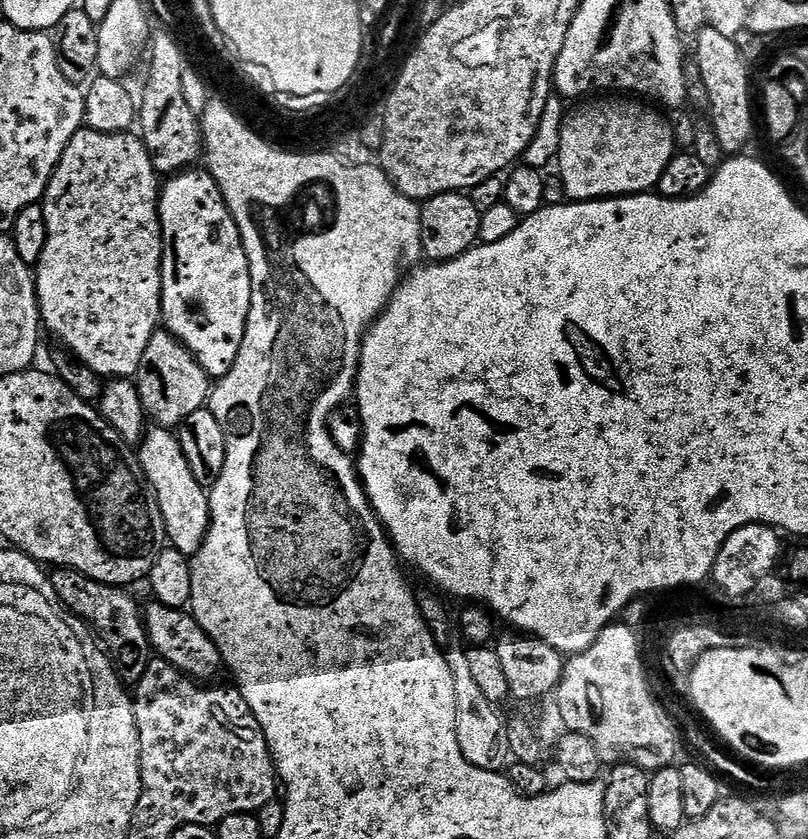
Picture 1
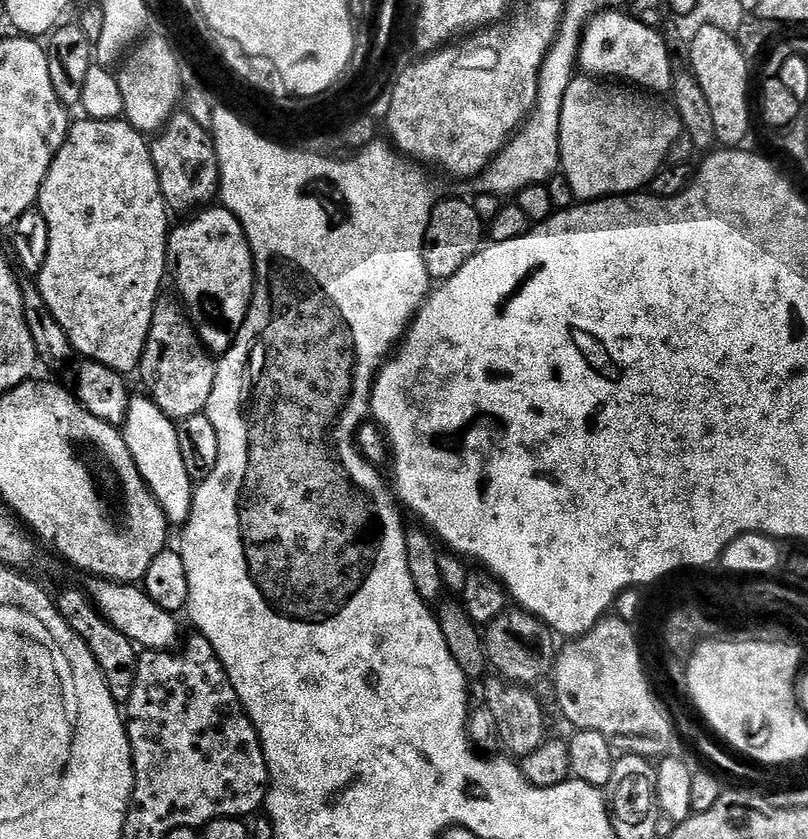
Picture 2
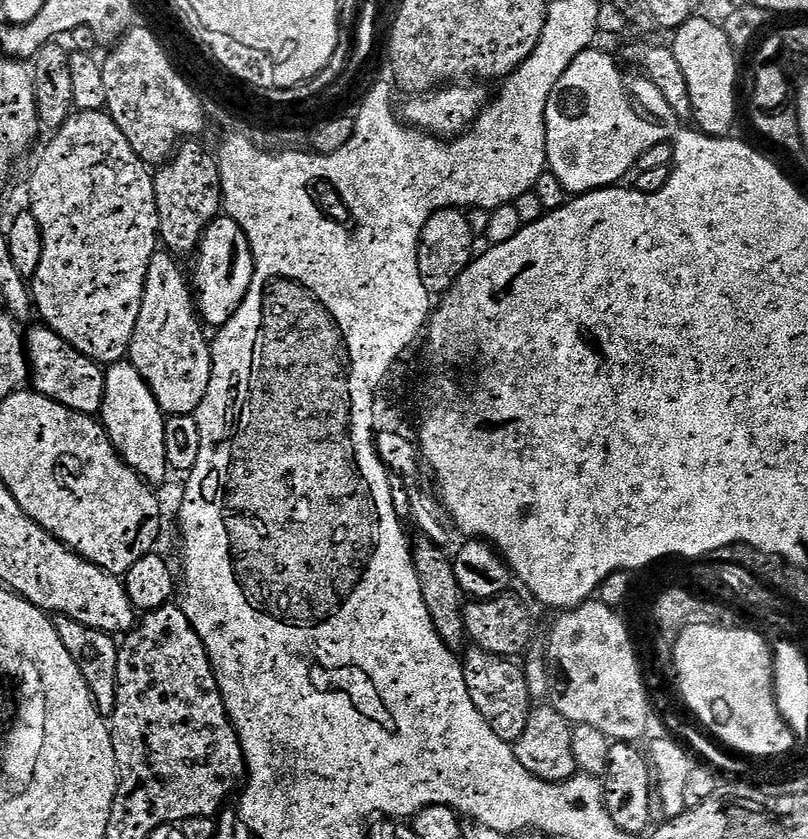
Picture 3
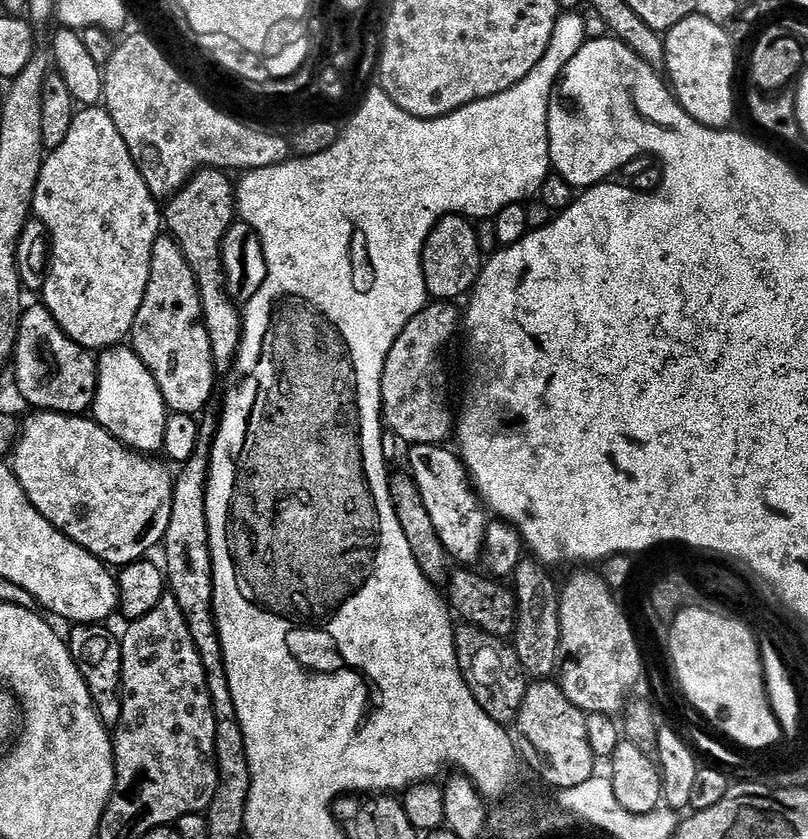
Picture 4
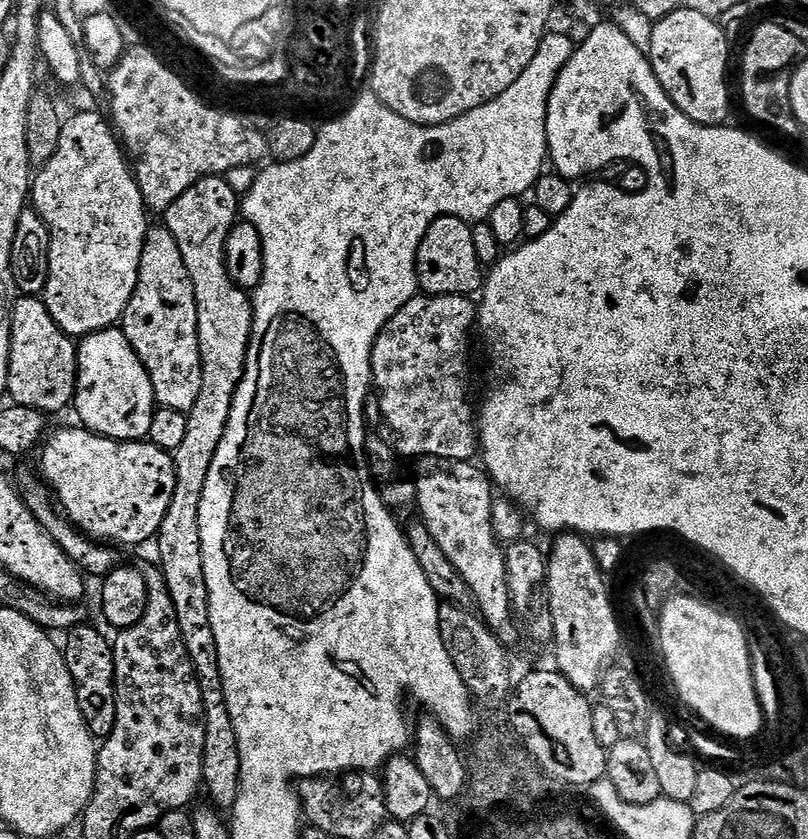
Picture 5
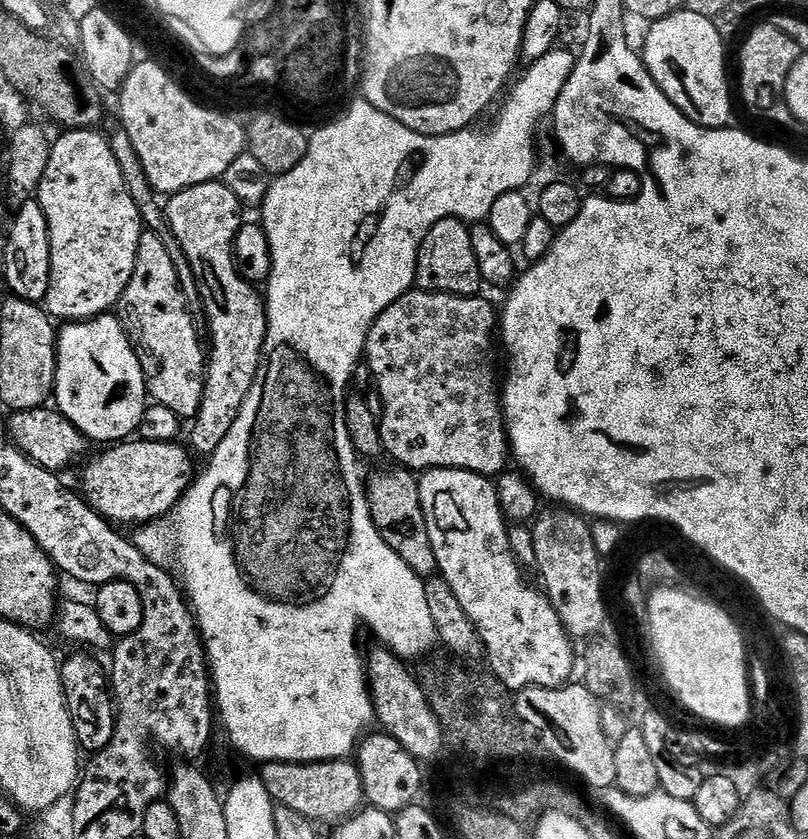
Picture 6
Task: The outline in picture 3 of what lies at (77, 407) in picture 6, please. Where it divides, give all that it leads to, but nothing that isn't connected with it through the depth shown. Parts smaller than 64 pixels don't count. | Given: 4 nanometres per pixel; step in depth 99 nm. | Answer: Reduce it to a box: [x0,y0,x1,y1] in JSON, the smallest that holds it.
[102,362,170,485]

